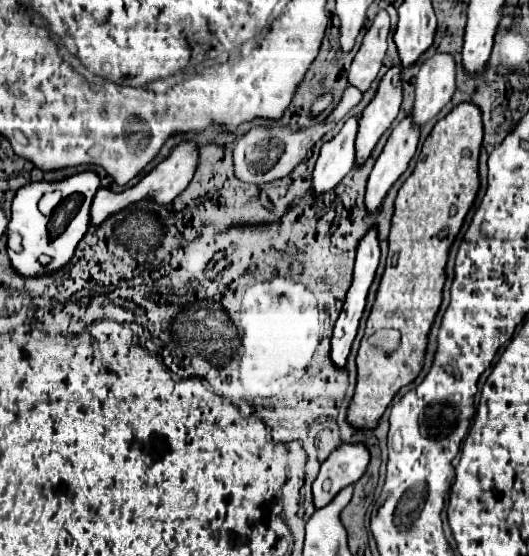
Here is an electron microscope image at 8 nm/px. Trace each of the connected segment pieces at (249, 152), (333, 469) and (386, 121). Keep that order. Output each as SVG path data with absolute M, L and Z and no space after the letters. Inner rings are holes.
M347 85L343 91L341 101L335 105L335 109L329 113L329 117L321 123L315 123L313 127L303 127L303 131L291 131L291 127L283 125L281 121L265 125L255 125L247 135L239 137L235 141L235 151L233 151L233 163L235 163L235 177L247 183L267 183L281 179L291 173L291 169L305 157L307 149L313 147L327 131L335 127L339 119L343 119L351 107L355 107L361 101L361 91L353 85Z
M343 443L339 445L329 457L327 461L321 465L319 477L313 483L313 497L315 497L315 507L325 507L343 487L355 483L361 479L361 475L365 473L369 465L369 449L365 443Z
M393 65L381 79L375 97L365 107L359 119L359 133L357 133L357 161L363 163L373 147L377 145L379 137L391 127L393 119L401 107L401 83L403 83L403 69Z

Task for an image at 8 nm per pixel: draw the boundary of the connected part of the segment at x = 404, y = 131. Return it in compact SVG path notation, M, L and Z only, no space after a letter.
M409 115L389 135L389 139L383 147L383 153L379 155L379 159L373 165L373 171L371 171L369 183L367 183L365 205L371 213L381 207L389 187L407 169L407 165L417 149L419 131L421 131L421 127L415 127L415 123L411 123L411 115Z

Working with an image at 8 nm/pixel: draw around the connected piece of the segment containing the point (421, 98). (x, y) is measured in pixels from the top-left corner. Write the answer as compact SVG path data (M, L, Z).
M435 53L425 59L415 79L415 107L413 121L425 125L433 119L455 93L457 63L453 53Z

